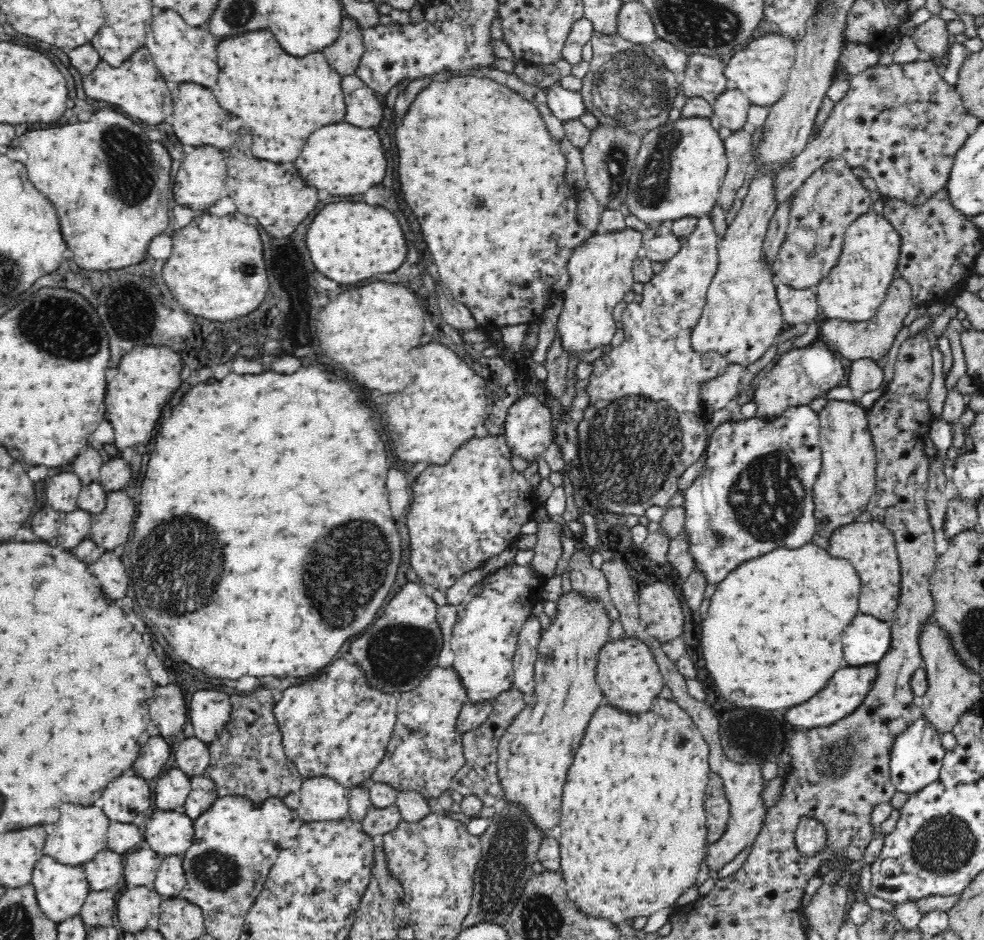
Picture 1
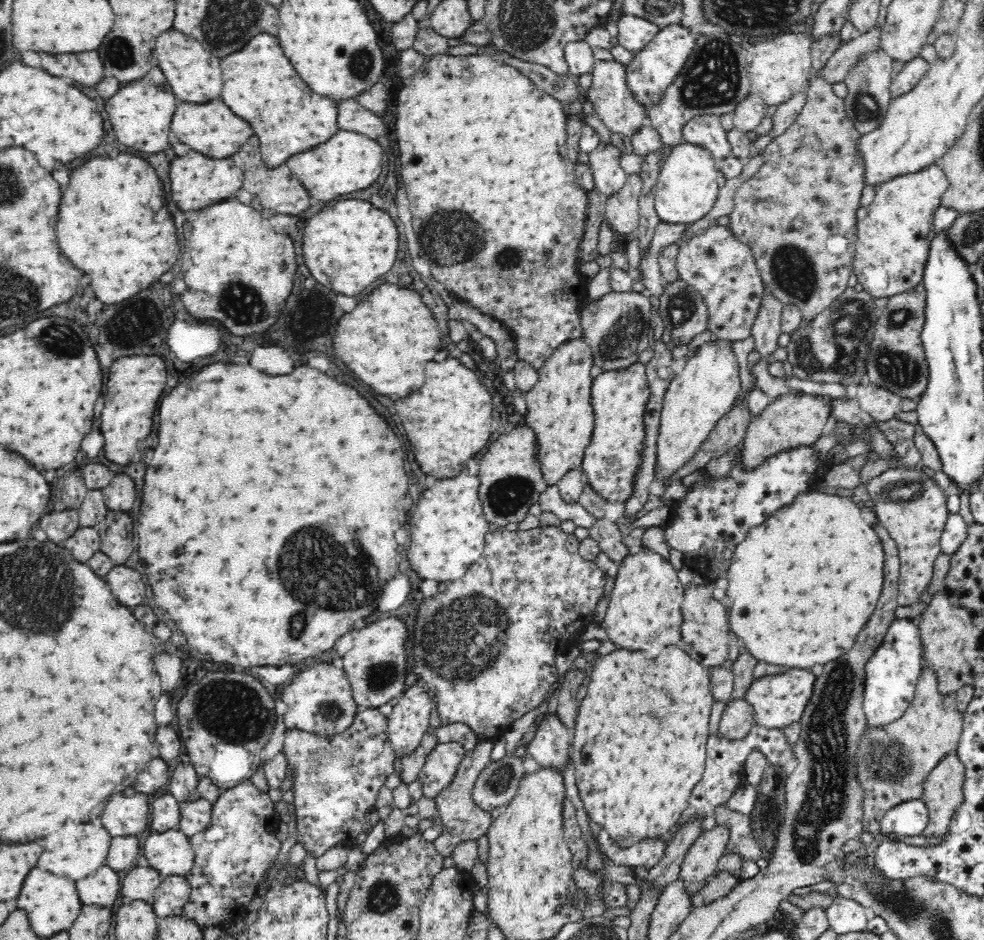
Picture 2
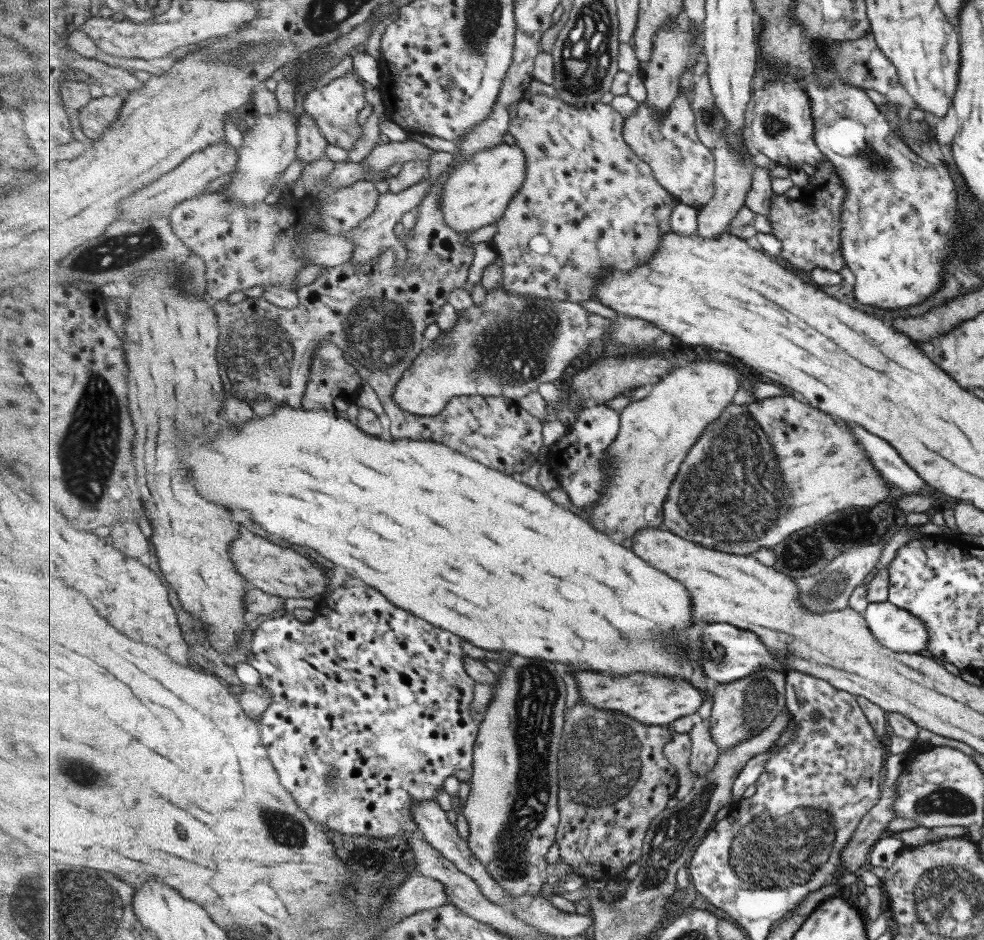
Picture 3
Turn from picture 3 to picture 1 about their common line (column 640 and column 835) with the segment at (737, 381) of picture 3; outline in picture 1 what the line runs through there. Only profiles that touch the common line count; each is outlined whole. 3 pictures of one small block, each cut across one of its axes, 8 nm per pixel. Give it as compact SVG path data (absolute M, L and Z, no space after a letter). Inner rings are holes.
M832 399L820 411L820 445L823 469L814 486L818 534L827 539L834 530L856 522L866 510L875 489L876 457L867 424L867 410L855 401Z

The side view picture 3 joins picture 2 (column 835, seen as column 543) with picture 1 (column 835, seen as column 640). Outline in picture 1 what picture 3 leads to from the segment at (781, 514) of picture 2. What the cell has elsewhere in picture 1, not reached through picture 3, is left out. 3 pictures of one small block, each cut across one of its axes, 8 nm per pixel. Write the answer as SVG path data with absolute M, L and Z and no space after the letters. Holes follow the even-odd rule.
M813 541L803 544L800 548L776 547L774 550L760 555L756 558L741 562L730 574L719 582L718 588L711 596L710 608L702 620L702 653L706 661L706 667L711 676L716 678L716 686L726 696L726 700L742 706L766 706L766 710L776 708L788 708L801 702L806 702L814 694L818 694L828 678L842 666L846 666L842 656L842 630L854 620L858 614L858 600L861 591L862 581L856 571L856 567L844 558L832 557L830 550L814 544Z

